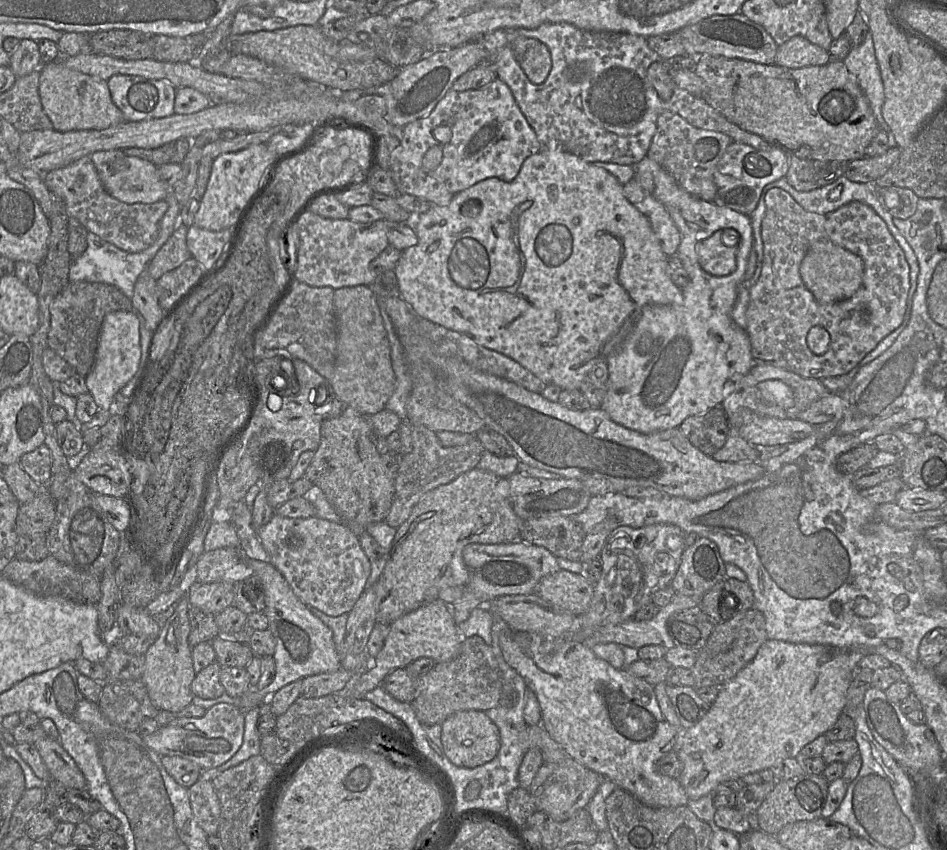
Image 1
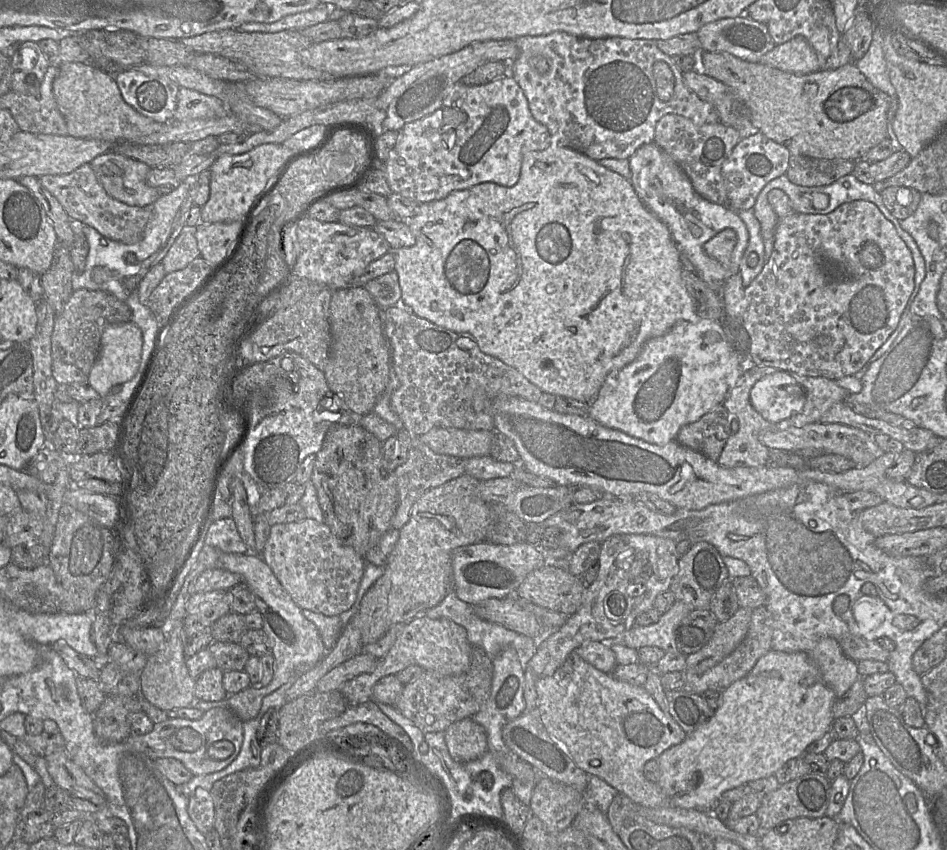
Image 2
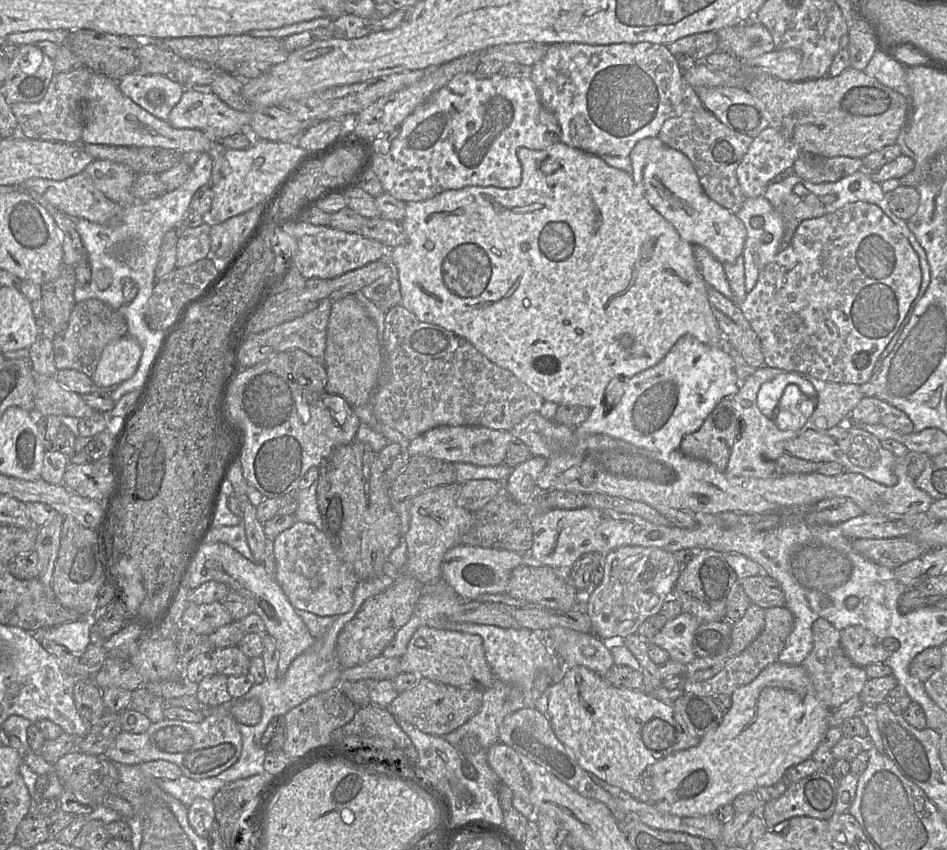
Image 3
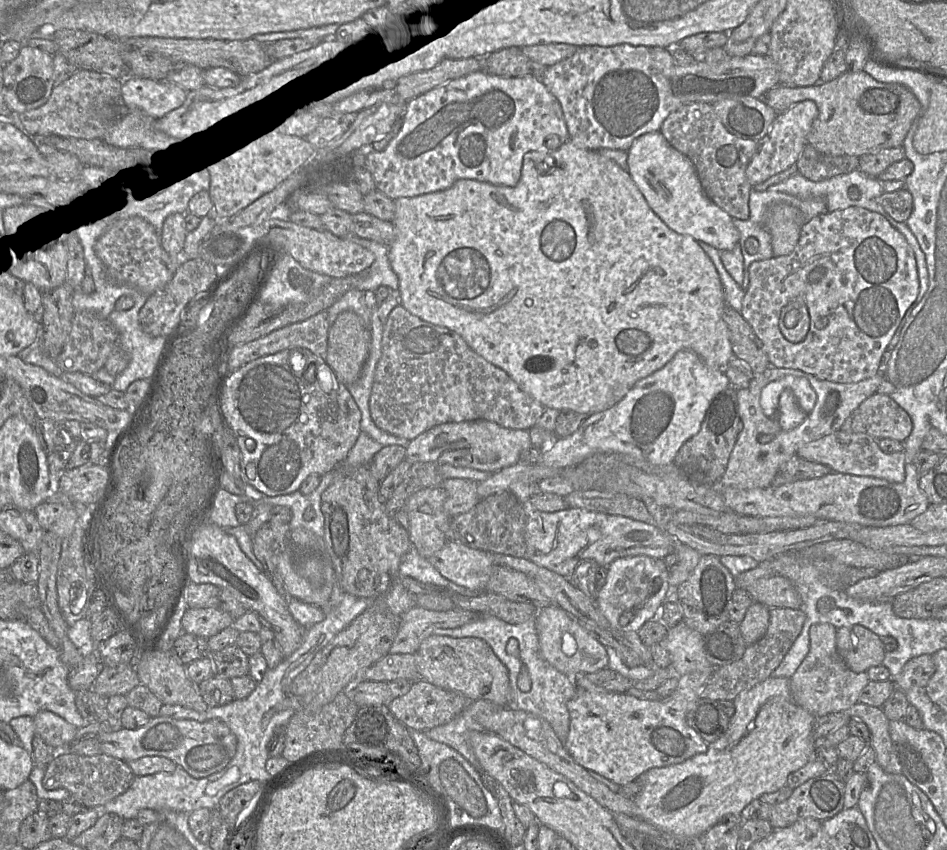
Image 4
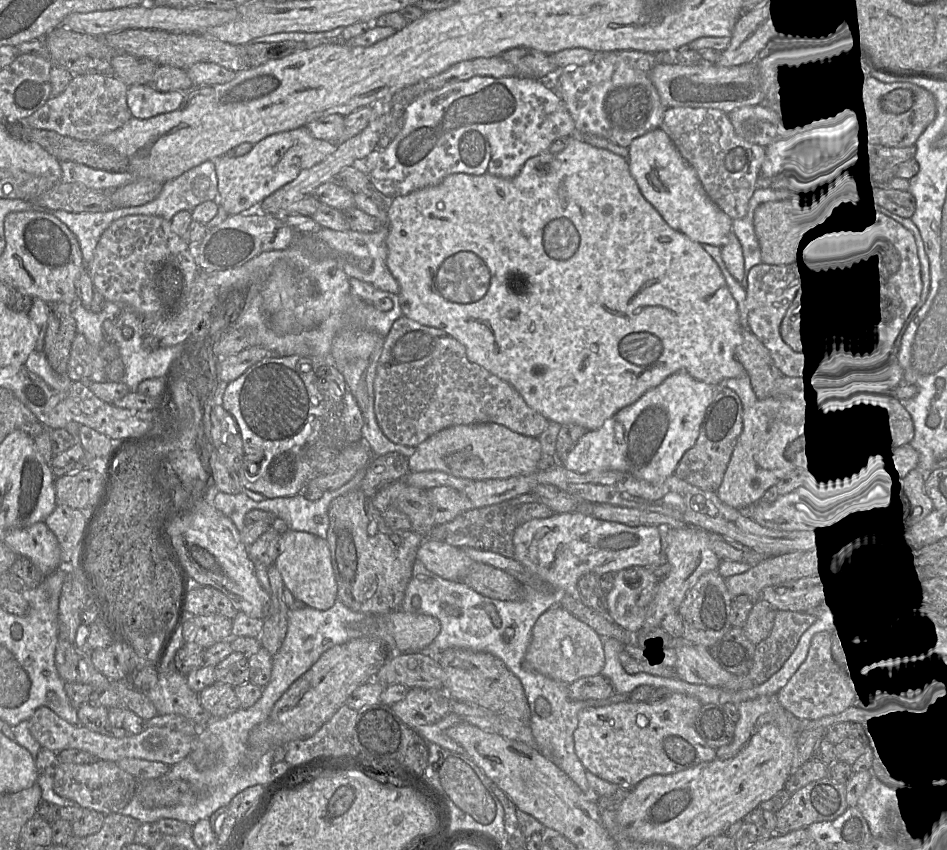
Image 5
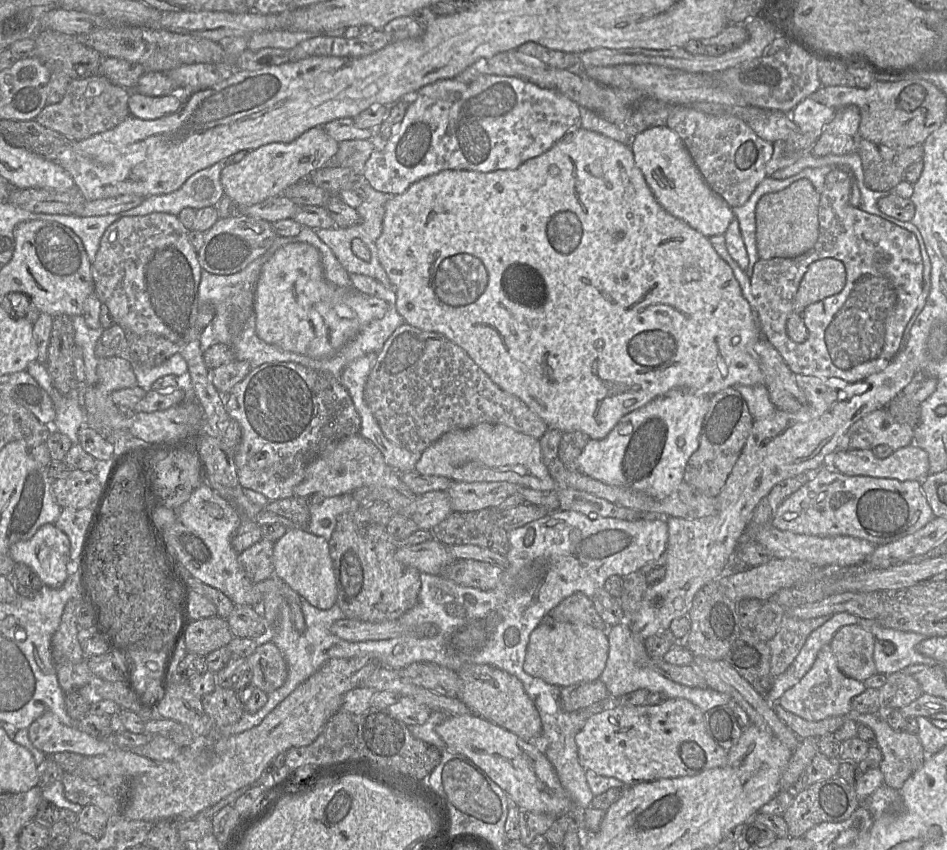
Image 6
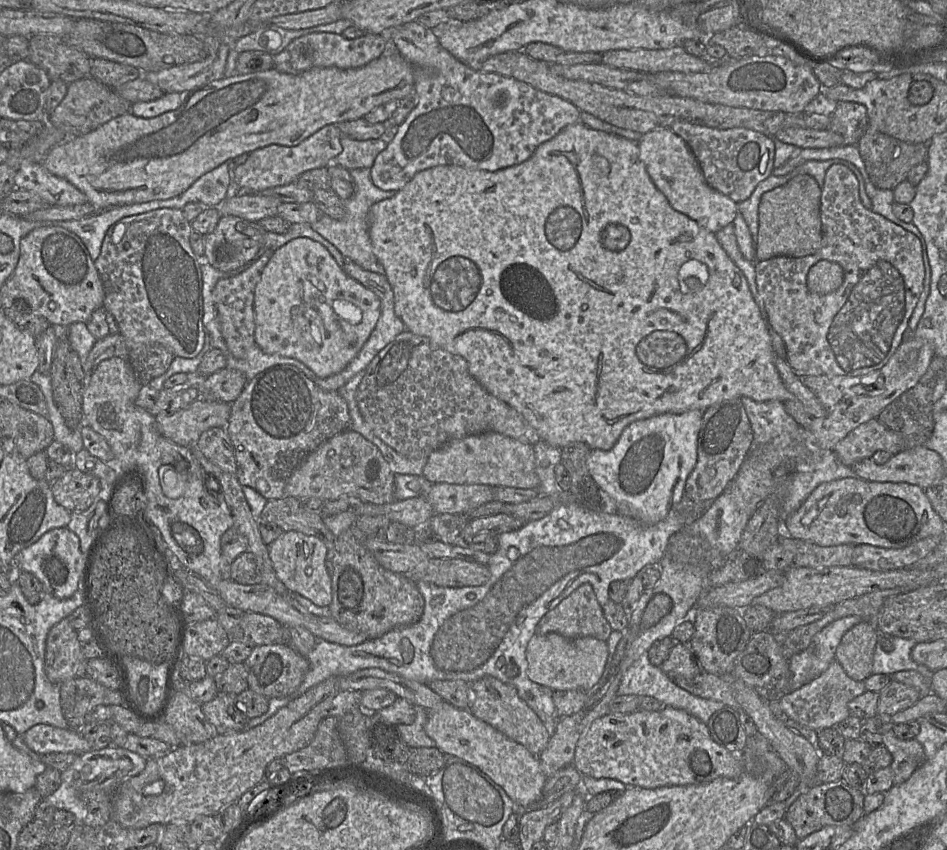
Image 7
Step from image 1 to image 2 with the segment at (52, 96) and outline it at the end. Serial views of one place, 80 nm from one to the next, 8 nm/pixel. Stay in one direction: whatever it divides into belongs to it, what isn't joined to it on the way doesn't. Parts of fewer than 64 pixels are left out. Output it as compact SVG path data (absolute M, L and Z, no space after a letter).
M62 63L53 81L53 94L65 118L68 135L109 143L129 143L159 132L165 123L147 118L122 98L114 76L92 63Z

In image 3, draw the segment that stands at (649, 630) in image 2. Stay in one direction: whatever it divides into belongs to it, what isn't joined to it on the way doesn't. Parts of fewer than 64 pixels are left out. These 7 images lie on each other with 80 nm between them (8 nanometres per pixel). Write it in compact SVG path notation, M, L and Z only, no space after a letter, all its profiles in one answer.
M682 611L677 617L667 620L648 643L661 647L671 659L686 665L696 658L692 643L699 624L694 616Z

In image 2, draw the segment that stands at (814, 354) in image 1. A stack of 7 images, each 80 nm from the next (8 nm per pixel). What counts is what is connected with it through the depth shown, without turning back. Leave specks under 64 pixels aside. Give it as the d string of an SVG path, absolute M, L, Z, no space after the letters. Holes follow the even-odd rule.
M780 189L771 190L767 195L767 200L779 220L774 232L772 252L761 272L749 286L744 288L744 297L741 300L743 327L749 338L748 362L750 365L774 367L798 375L824 377L830 380L854 376L868 364L873 354L887 341L899 324L914 289L915 267L911 252L898 235L894 225L871 202L852 201L840 205L831 213L817 215L795 212L791 207L789 197ZM824 258L842 263L849 272L850 278L844 281L836 281L828 276L823 264Z

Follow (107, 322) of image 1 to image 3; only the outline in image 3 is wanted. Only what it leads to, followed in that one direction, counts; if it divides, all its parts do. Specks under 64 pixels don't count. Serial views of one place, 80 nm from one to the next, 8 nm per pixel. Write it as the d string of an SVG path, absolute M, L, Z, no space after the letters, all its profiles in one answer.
M128 334L112 341L102 352L93 382L100 388L119 385L134 375L141 355L141 346Z

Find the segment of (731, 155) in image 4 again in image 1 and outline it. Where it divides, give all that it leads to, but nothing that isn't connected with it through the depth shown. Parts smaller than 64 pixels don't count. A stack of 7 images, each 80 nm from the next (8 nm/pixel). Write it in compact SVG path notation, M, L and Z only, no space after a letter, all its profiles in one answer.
M664 111L658 116L656 131L646 156L670 173L688 193L704 201L713 202L717 194L714 171L732 142L733 140L722 132L694 127L678 114Z

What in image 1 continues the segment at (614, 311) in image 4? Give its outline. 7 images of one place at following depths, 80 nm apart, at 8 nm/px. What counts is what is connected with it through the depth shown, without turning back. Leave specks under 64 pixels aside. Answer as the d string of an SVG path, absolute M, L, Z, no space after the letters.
M542 148L537 153L534 153L527 157L524 160L519 173L511 182L505 182L498 178L487 178L457 193L451 199L448 205L431 205L430 209L427 210L425 213L419 216L414 216L413 227L415 229L418 242L415 246L409 247L402 251L402 254L393 270L398 280L399 296L407 305L409 305L412 311L417 316L427 319L437 325L471 336L481 346L499 352L516 361L521 366L529 370L536 377L538 377L545 384L554 384L561 389L579 390L583 379L592 366L593 360L597 359L598 357L607 358L611 354L619 351L625 339L632 331L637 319L641 314L643 307L647 305L671 305L681 302L682 291L674 284L674 282L667 274L668 256L663 252L660 242L653 232L651 224L647 217L643 215L635 206L633 206L625 197L623 193L623 184L621 184L615 176L607 172L605 169L597 167L592 163L585 162L579 157L564 152L560 149Z

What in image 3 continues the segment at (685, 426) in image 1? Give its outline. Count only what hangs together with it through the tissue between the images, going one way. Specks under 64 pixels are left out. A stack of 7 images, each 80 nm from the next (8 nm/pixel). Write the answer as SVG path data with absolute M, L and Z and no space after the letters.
M732 396L723 397L701 427L683 437L678 449L683 454L708 462L724 472L739 433L740 418L732 405Z

